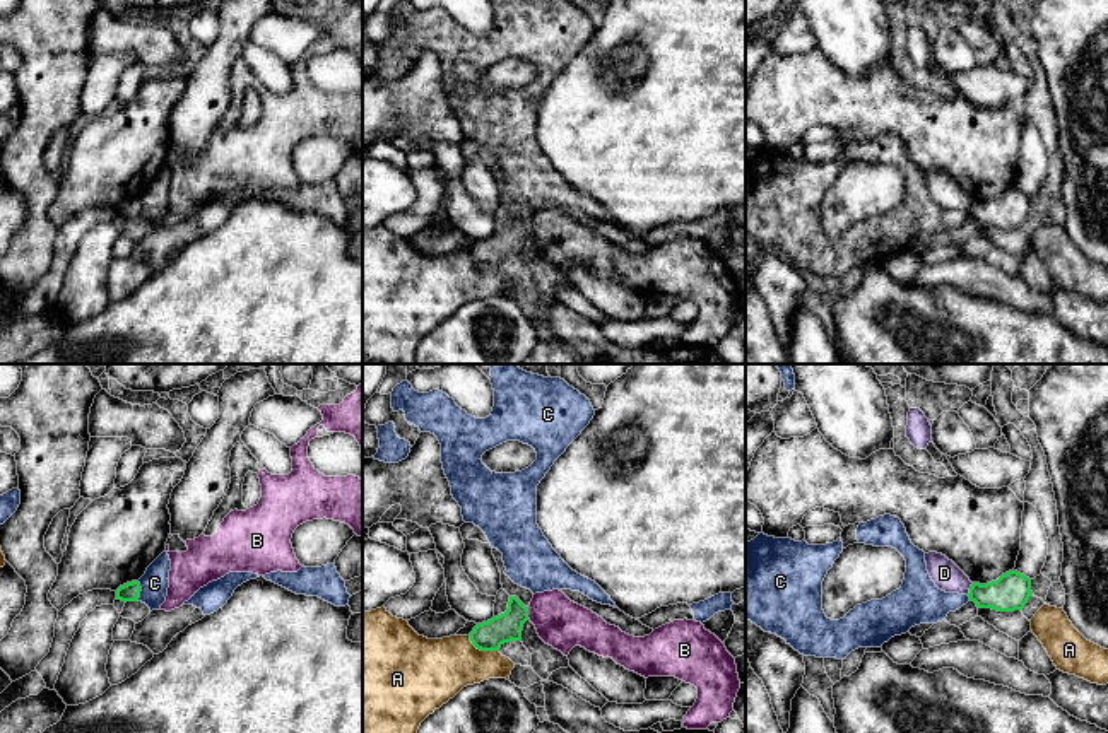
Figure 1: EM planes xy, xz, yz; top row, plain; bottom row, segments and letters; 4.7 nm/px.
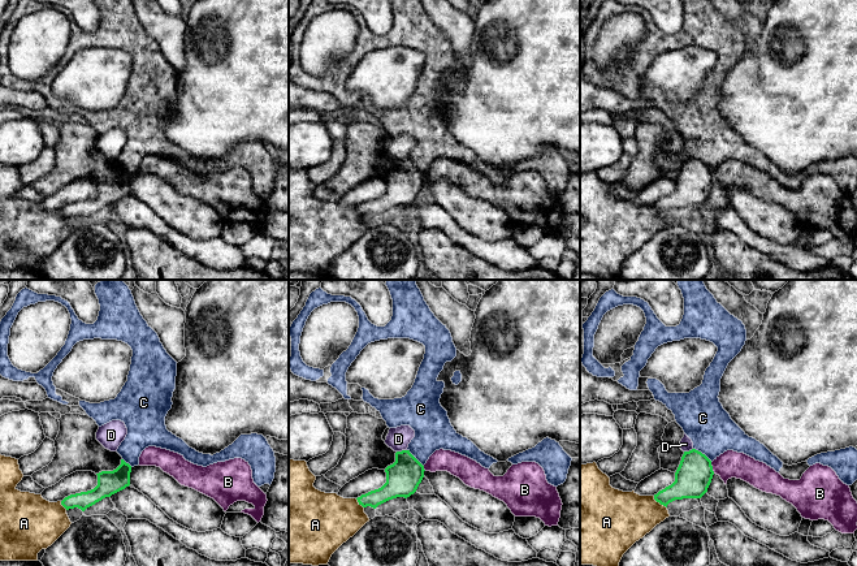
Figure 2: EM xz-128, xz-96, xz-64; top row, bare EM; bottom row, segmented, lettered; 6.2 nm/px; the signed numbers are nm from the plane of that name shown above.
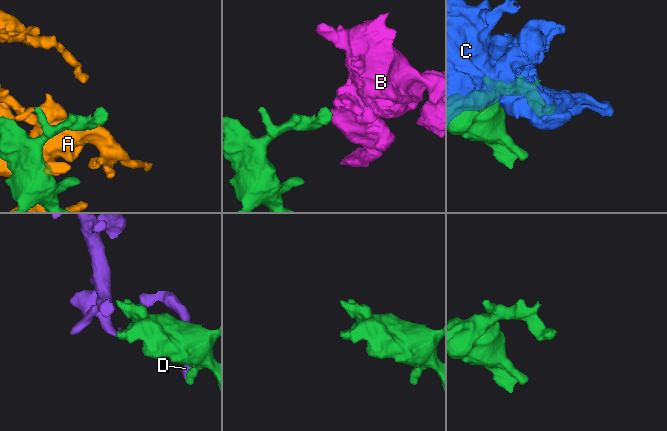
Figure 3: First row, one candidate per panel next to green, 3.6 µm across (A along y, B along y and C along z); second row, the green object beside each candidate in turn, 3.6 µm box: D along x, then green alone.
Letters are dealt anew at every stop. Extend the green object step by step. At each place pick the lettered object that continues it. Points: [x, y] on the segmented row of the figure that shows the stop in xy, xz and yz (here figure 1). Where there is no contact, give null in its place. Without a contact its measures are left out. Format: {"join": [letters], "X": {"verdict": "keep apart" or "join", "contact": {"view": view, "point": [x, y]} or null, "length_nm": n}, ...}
{"join": [], "A": {"verdict": "keep apart", "contact": {"view": "xz", "point": [483, 650]}, "length_nm": 160}, "B": {"verdict": "keep apart", "contact": {"view": "xz", "point": [527, 614]}, "length_nm": 70}, "C": {"verdict": "keep apart", "contact": {"view": "xy", "point": [139, 592]}, "length_nm": 100}, "D": {"verdict": "keep apart", "contact": {"view": "yz", "point": [970, 588]}, "length_nm": 70}}

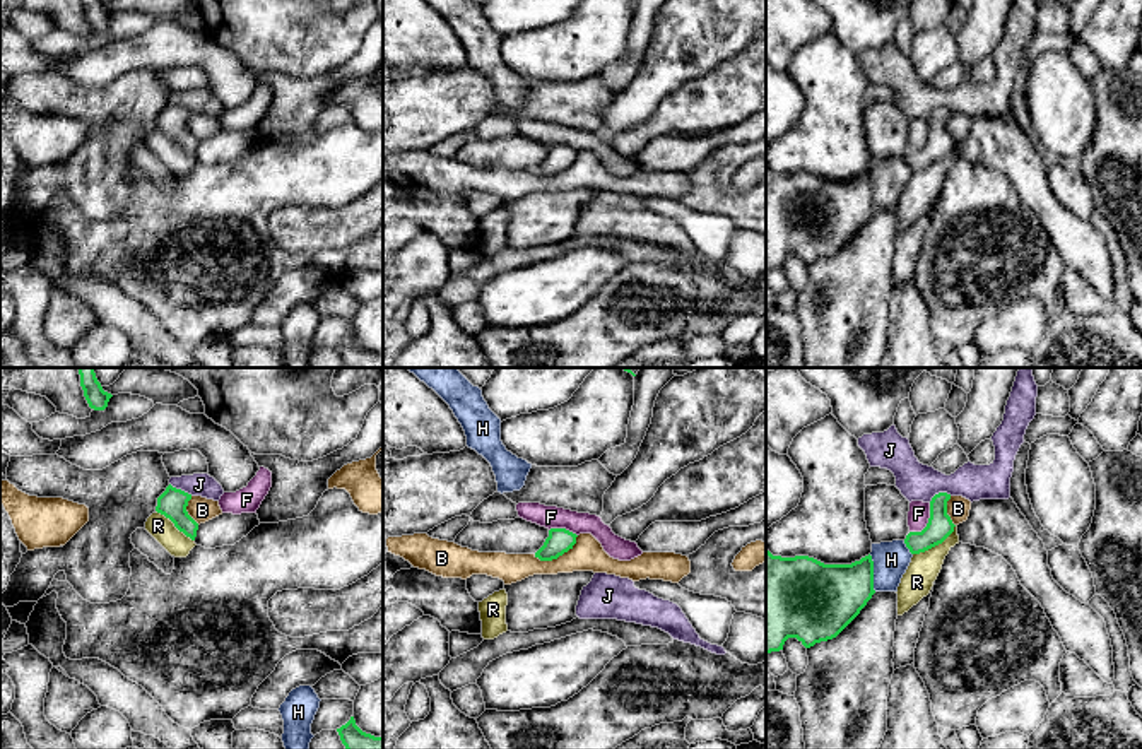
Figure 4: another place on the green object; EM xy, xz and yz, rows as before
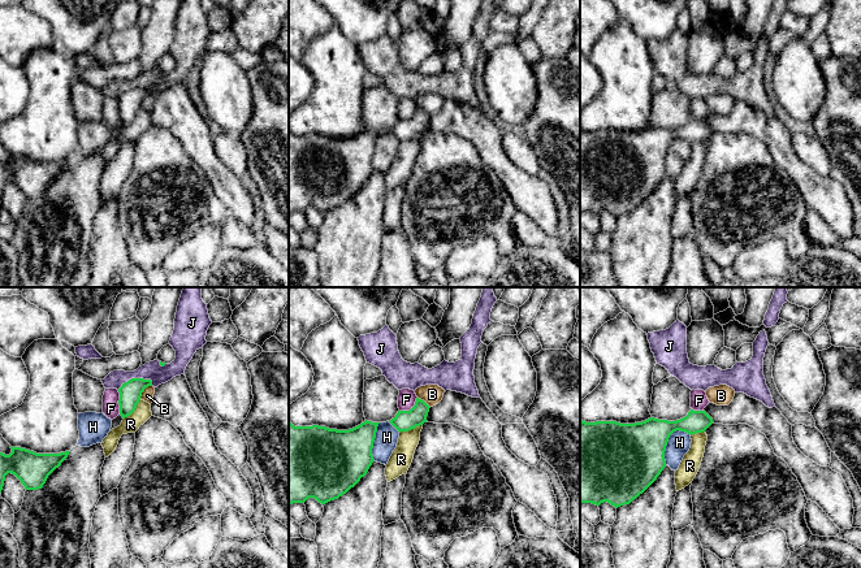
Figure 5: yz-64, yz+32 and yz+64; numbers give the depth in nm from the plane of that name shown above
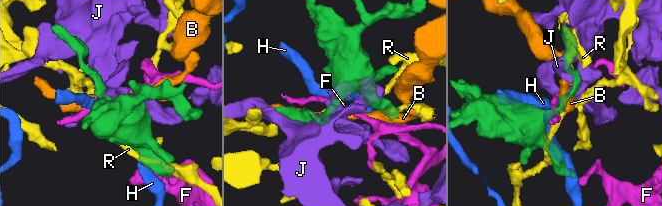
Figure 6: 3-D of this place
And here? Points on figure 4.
{"join": [], "B": {"verdict": "keep apart", "contact": {"view": "xz", "point": [558, 556]}, "length_nm": 240}, "F": {"verdict": "keep apart", "contact": {"view": "yz", "point": [929, 522]}, "length_nm": 170}, "H": {"verdict": "keep apart", "contact": {"view": "yz", "point": [872, 573]}, "length_nm": 180}, "J": {"verdict": "keep apart", "contact": {"view": "yz", "point": [939, 493]}, "length_nm": 120}, "R": {"verdict": "keep apart", "contact": {"view": "yz", "point": [935, 544]}, "length_nm": 240}}

